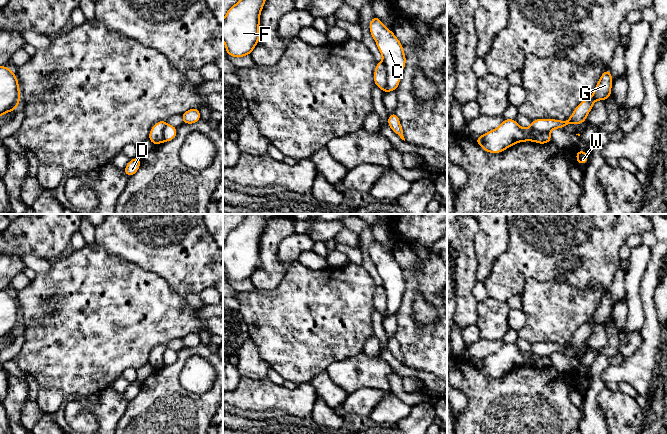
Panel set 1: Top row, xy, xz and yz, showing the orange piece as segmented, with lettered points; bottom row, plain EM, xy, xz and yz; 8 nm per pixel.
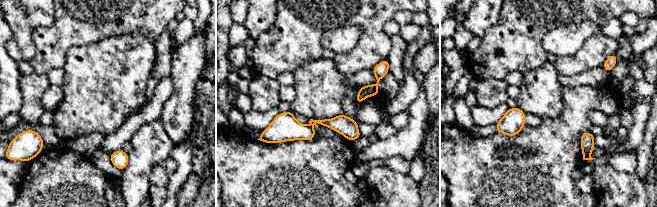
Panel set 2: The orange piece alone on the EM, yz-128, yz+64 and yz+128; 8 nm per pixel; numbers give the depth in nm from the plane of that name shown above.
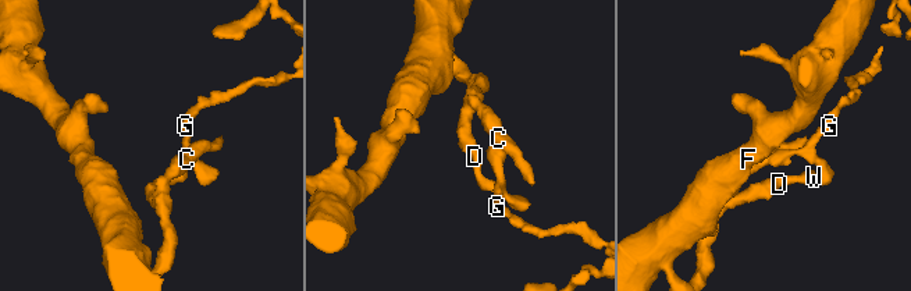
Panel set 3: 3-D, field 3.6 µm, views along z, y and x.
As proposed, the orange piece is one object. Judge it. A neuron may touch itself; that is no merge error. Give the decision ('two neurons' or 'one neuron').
two neurons

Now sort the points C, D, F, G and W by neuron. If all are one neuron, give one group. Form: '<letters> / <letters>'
C D F W / G

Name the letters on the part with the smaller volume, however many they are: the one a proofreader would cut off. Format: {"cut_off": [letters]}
{"cut_off": ["G"]}

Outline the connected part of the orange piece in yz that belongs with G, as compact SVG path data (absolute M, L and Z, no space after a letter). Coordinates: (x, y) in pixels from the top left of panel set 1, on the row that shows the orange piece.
M606 68L605 72L601 75L599 82L597 83L592 96L583 100L574 109L568 120L560 121L556 119L535 119L532 121L530 128L536 132L549 133L553 129L562 129L569 124L583 124L596 100L605 101L611 97L612 80L613 78L610 70Z

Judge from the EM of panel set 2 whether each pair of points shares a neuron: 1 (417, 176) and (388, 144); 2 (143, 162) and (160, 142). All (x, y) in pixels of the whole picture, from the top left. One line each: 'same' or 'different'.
1: different
2: same

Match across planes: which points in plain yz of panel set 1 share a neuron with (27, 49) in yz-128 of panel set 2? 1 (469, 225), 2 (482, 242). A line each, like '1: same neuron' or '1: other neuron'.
1: other neuron
2: same neuron

